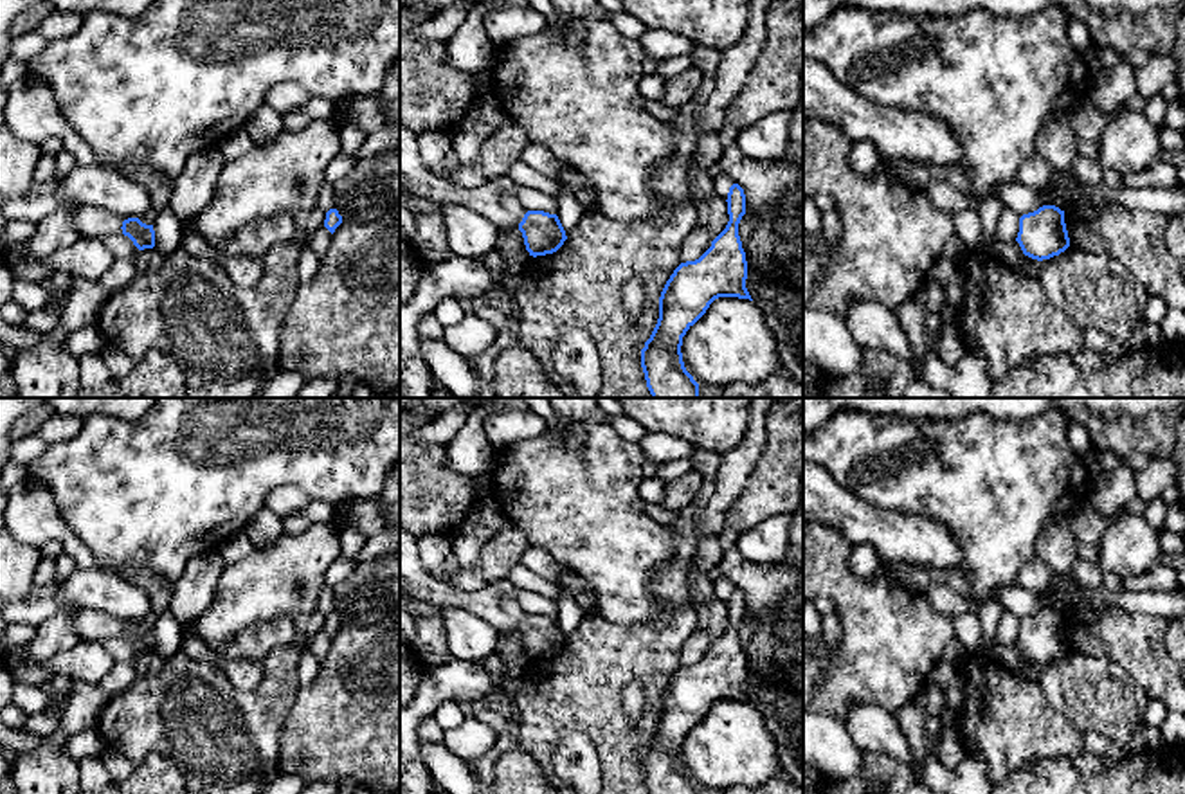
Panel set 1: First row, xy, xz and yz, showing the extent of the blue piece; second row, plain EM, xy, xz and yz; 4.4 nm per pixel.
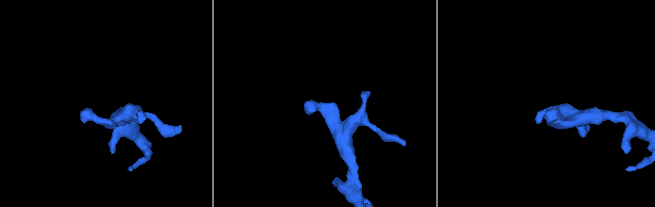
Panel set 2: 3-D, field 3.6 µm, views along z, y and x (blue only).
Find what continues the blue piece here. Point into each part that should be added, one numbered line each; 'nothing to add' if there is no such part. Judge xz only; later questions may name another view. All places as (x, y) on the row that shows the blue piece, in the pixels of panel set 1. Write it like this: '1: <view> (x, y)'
1: xz (497, 200)

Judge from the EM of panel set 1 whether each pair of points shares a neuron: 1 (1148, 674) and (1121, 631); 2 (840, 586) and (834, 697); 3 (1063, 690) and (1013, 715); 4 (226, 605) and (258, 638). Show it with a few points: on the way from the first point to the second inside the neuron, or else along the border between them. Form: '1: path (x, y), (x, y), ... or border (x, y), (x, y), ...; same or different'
1: path (1148, 663), (1130, 641); same
2: path (854, 613), (854, 670); same
3: border (1034, 681), (1047, 701), (1077, 728); different
4: border (289, 618), (251, 623), (215, 652); different

